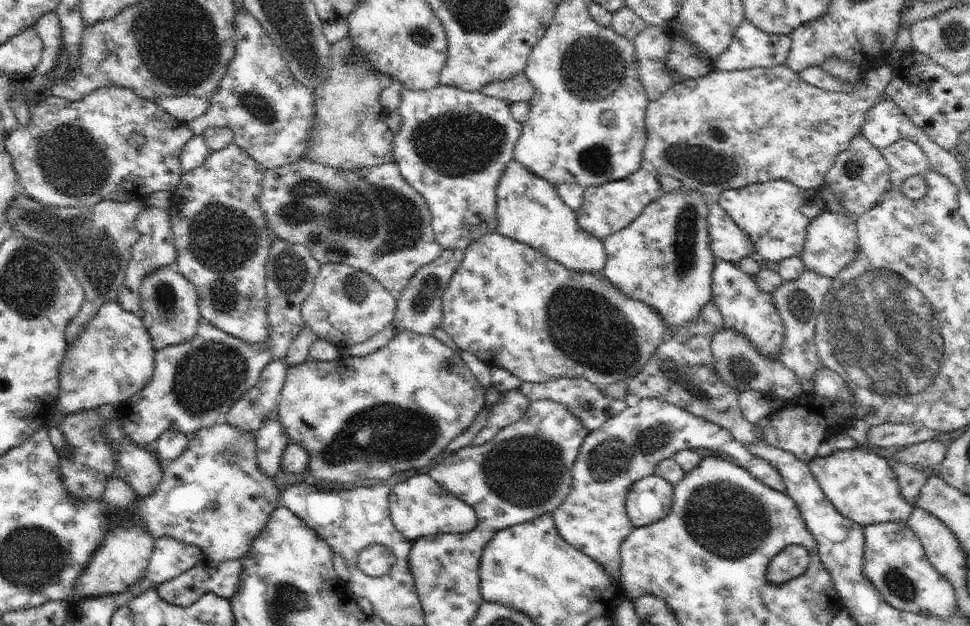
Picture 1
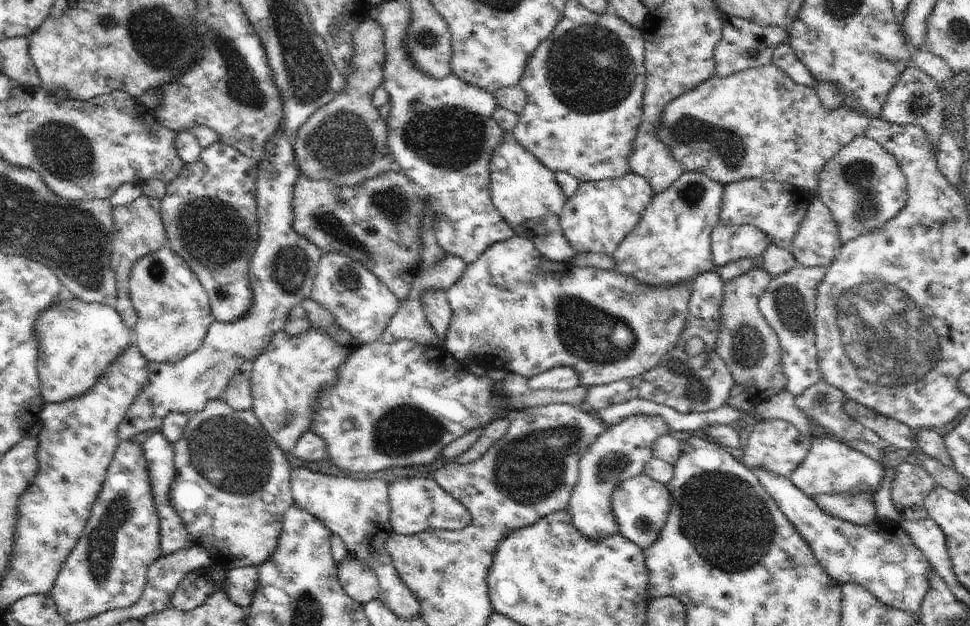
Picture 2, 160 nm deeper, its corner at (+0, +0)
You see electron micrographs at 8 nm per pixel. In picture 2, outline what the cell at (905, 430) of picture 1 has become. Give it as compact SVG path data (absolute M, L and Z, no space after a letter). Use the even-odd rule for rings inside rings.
M820 379L802 394L795 396L794 404L809 418L812 425L821 427L821 436L826 436L827 433L841 443L852 440L868 444L882 443L882 439L873 430L854 420L854 417L845 411L845 398L845 394L838 387ZM818 393L822 393L827 400L827 404L822 407L813 400Z

